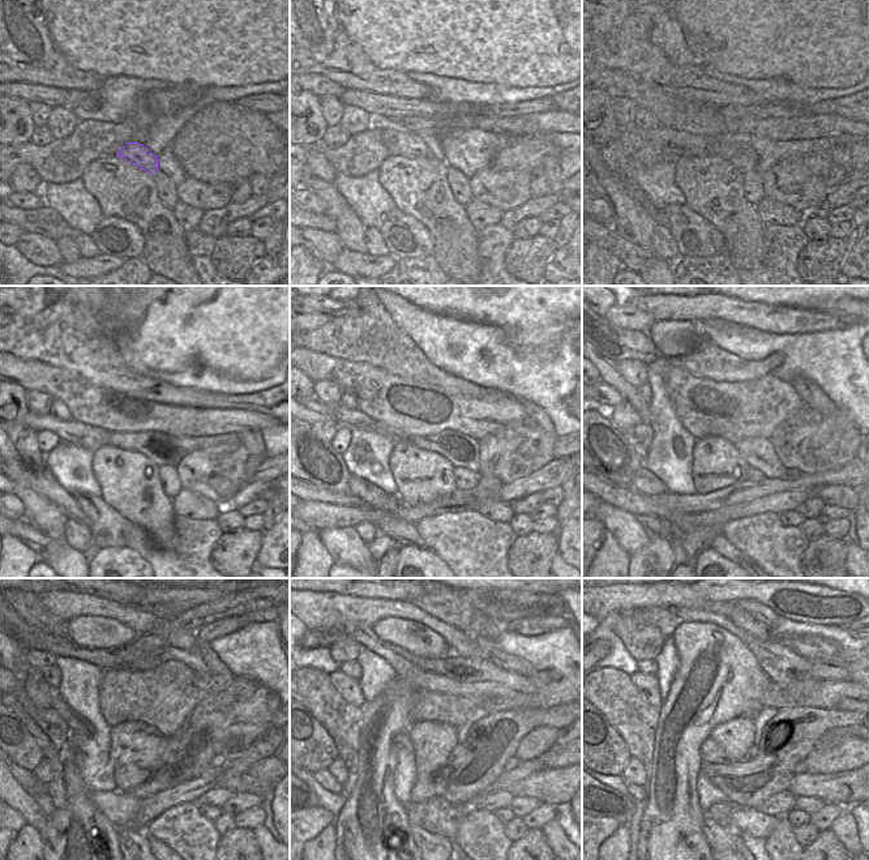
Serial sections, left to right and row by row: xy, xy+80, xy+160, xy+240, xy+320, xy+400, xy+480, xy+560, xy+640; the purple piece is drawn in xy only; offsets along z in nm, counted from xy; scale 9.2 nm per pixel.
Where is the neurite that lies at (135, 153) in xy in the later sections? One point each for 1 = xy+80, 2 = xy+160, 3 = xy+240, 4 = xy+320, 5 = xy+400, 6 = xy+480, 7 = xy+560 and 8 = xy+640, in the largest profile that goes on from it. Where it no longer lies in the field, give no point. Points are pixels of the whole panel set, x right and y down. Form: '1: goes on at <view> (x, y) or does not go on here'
1: goes on at xy+80 (401, 144)
2: goes on at xy+160 (680, 144)
3: goes on at xy+240 (64, 430)
4: goes on at xy+320 (316, 411)
5: goes on at xy+400 (608, 407)
6: does not go on here
7: does not go on here
8: does not go on here

